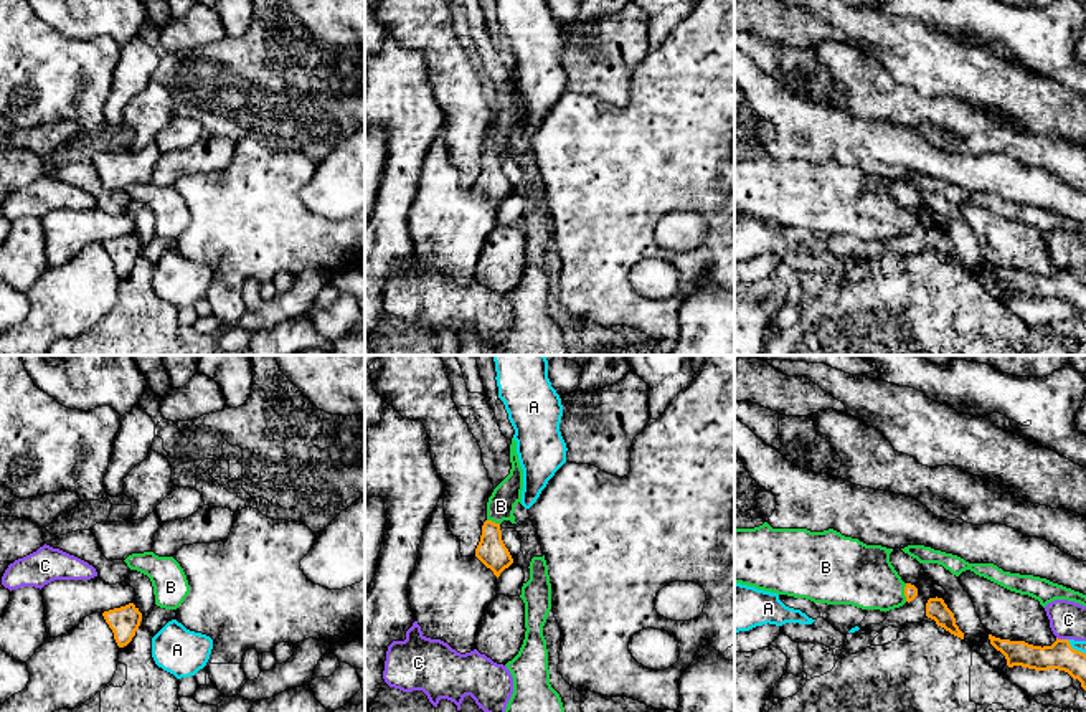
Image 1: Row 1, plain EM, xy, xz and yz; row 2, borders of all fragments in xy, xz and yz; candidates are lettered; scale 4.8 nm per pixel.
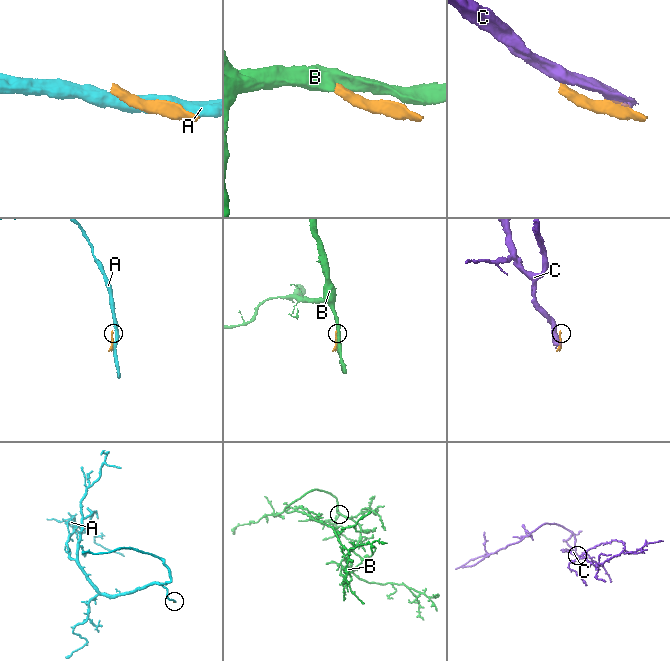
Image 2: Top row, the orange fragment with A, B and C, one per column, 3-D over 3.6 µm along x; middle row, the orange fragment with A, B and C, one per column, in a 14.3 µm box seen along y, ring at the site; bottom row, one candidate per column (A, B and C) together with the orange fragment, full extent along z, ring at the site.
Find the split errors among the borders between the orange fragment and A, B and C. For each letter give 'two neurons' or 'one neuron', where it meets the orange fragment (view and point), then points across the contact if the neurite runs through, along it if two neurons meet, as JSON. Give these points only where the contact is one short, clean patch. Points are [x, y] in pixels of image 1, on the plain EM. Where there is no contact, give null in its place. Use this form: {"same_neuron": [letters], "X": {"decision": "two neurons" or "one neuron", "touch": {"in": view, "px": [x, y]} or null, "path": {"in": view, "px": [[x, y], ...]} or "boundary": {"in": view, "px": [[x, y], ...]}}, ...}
{"same_neuron": ["B"], "A": {"decision": "two neurons", "touch": {"in": "yz", "px": [1075, 280]}}, "B": {"decision": "one neuron", "touch": {"in": "yz", "px": [905, 222]}, "path": {"in": "yz", "px": [[910, 220], [905, 222], [887, 222], [862, 205]]}}, "C": {"decision": "two neurons", "touch": {"in": "yz", "px": [1062, 270]}, "boundary": {"in": "yz", "px": [[1057, 266], [1067, 270]]}}}

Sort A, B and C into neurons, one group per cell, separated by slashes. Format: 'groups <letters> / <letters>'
groups A / B / C

